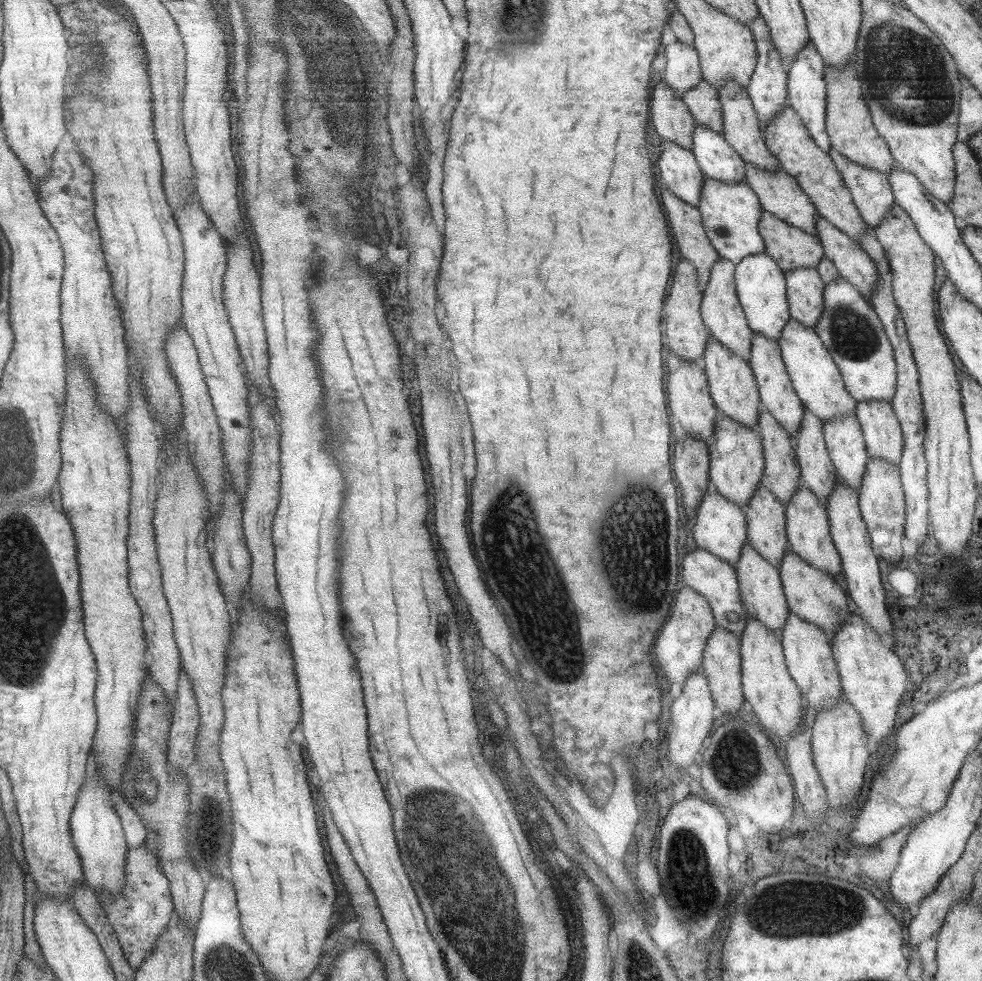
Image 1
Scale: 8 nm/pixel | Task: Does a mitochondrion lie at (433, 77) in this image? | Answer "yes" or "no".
no

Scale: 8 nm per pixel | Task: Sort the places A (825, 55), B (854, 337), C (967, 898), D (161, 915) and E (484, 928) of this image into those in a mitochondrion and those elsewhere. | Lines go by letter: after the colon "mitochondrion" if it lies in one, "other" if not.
A: other
B: mitochondrion
C: other
D: other
E: mitochondrion

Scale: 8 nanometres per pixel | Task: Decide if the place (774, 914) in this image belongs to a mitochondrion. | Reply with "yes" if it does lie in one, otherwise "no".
yes

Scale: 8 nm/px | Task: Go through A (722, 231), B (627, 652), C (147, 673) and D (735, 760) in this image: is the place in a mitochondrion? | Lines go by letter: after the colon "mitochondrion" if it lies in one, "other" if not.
A: mitochondrion
B: other
C: other
D: mitochondrion

